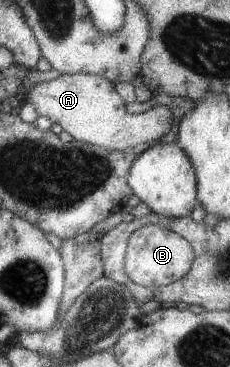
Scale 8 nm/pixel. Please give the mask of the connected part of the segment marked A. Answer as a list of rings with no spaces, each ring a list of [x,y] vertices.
[[[60,74],[55,79],[38,82],[26,91],[23,100],[31,102],[38,116],[46,117],[51,123],[58,123],[73,140],[112,151],[131,148],[143,142],[156,143],[168,133],[173,123],[173,115],[166,106],[152,106],[139,114],[126,113],[125,101],[116,93],[115,86],[107,79],[94,74]]]

